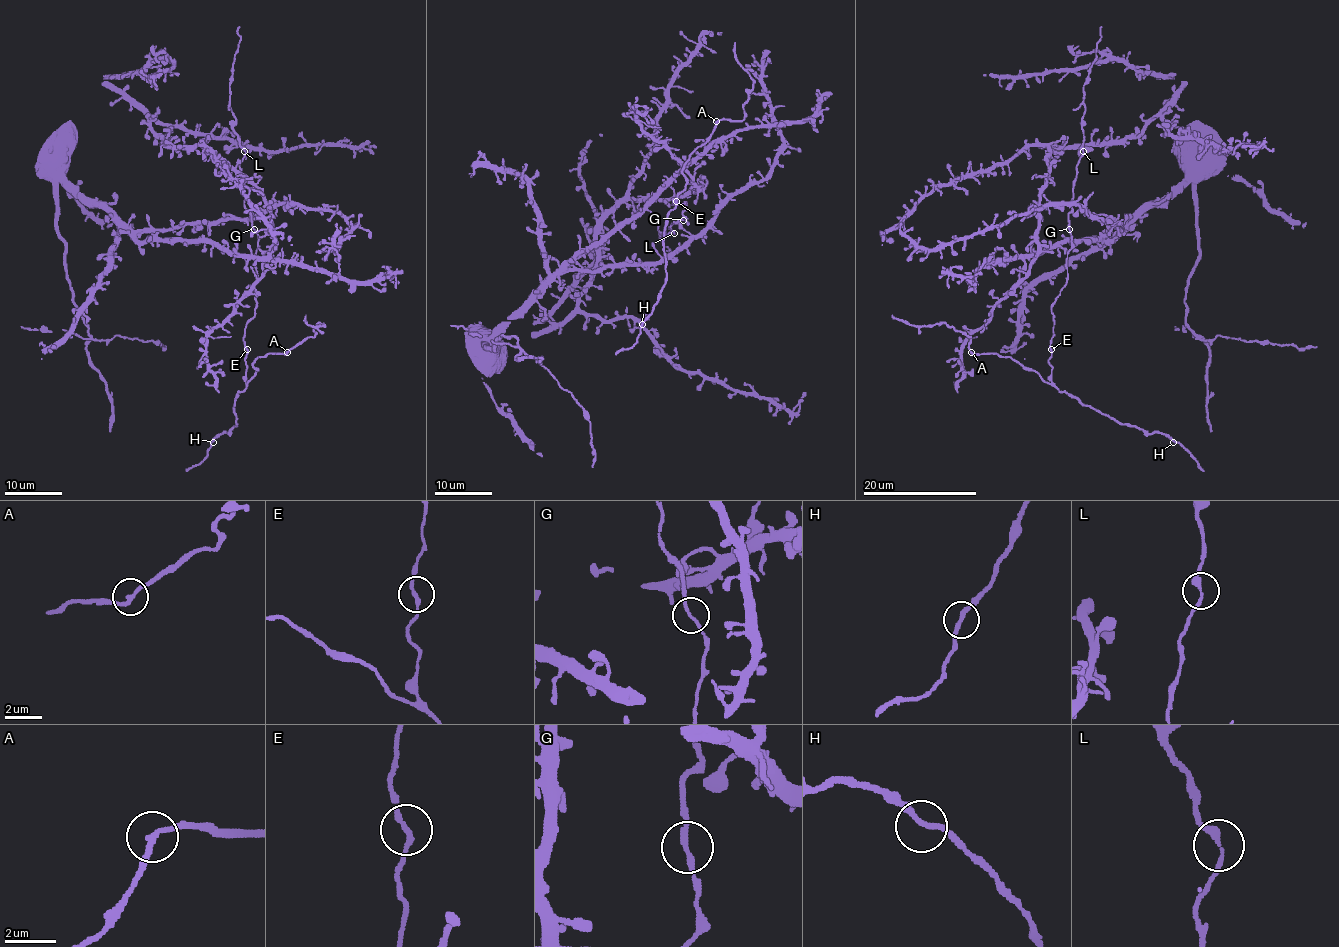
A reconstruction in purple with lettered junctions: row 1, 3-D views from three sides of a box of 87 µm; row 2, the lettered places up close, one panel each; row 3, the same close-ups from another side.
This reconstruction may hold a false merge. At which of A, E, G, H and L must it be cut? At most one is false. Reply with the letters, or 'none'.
none

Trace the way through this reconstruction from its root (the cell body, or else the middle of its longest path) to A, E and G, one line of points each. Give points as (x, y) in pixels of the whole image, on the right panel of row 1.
A: (1047, 247), (1121, 231), (1084, 208), (1068, 214), (1051, 379), (971, 352)
E: (1047, 247), (1111, 241), (1121, 231), (1084, 208), (1068, 214), (1067, 282), (1051, 308), (1051, 349)
G: (1047, 247), (1064, 241), (1111, 241), (1121, 231), (1111, 220), (1095, 220), (1084, 208), (1068, 214), (1070, 228)

